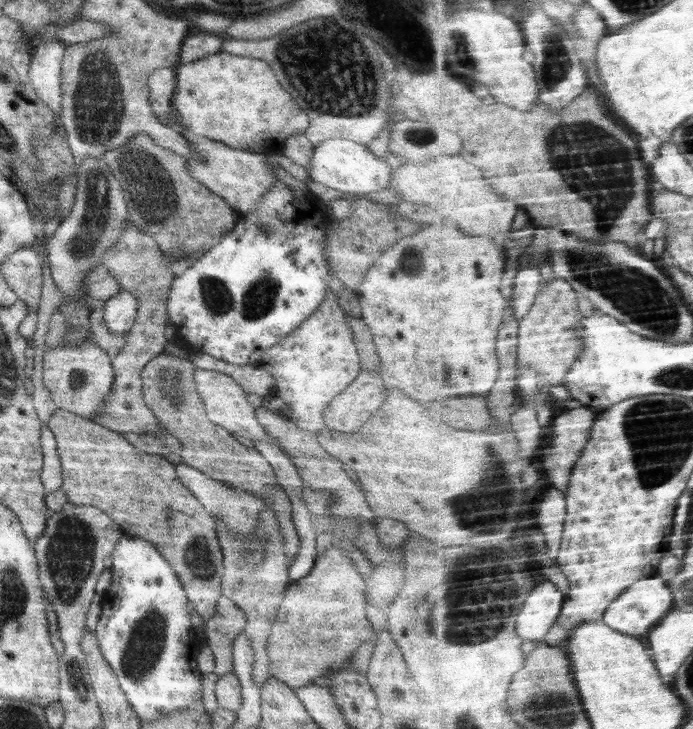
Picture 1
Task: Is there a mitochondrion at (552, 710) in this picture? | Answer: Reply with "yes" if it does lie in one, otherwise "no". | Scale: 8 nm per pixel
yes

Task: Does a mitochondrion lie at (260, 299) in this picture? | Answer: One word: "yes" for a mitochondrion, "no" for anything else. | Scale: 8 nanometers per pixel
yes

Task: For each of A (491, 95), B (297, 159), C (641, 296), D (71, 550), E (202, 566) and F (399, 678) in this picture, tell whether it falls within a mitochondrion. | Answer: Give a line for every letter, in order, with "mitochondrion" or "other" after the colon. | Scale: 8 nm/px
A: other
B: other
C: mitochondrion
D: mitochondrion
E: mitochondrion
F: other

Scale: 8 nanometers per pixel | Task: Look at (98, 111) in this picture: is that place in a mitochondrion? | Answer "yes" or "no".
yes

